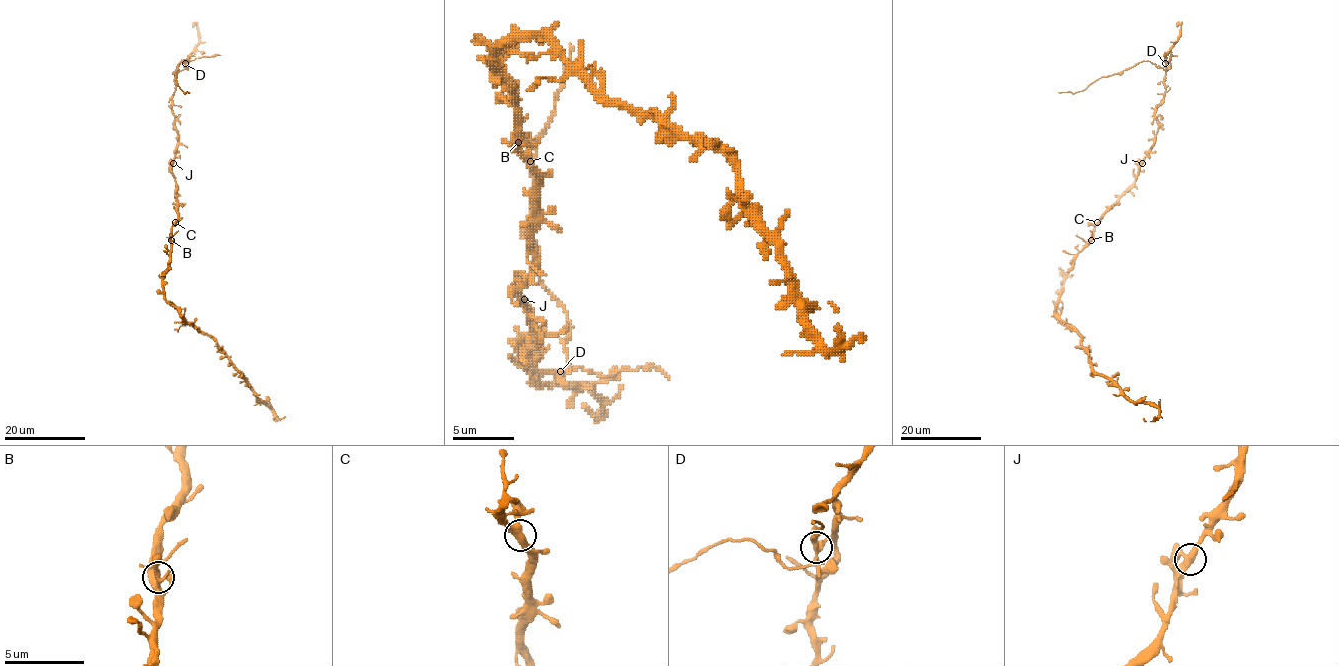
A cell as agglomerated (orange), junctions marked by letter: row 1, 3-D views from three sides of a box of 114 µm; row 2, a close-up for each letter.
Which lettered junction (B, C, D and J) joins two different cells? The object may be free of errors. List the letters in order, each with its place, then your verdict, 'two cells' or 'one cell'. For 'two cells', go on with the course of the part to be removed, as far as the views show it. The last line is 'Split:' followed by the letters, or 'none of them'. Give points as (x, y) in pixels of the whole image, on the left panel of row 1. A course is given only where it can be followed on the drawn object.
B: (171, 240) | one cell
C: (175, 222) | one cell
D: (185, 63) | two cells | (185, 63), (187, 68), (187, 61), (183, 61), (175, 73), (176, 82), (185, 93), (188, 92)
J: (173, 163) | one cell
Split: D

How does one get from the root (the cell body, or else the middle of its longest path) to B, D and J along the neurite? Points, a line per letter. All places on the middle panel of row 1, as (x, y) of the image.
B: (530, 164), (518, 152), (518, 142)
D: (530, 164), (536, 232), (521, 299), (536, 345), (521, 342), (521, 364), (561, 370)
J: (530, 164), (536, 170), (536, 232), (533, 235), (533, 272), (521, 284), (524, 299)

